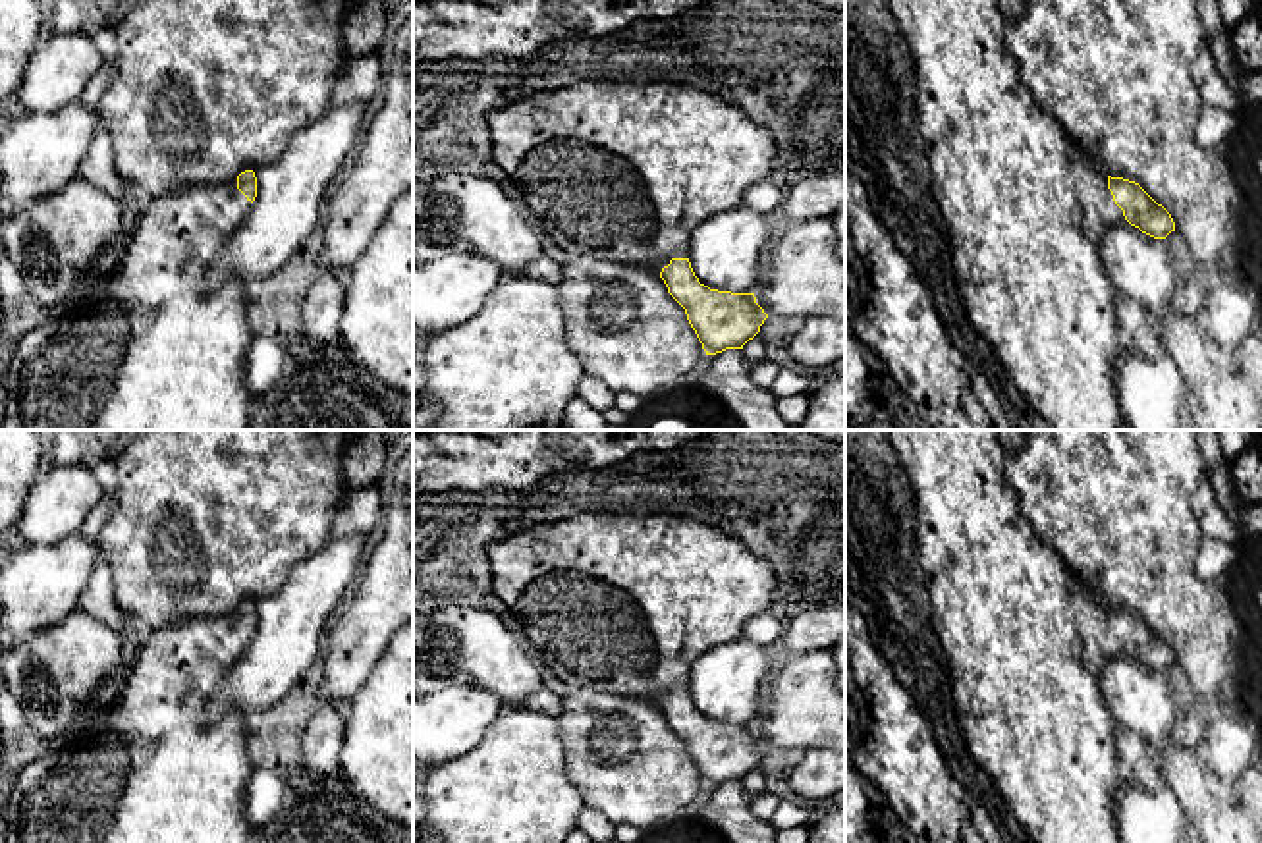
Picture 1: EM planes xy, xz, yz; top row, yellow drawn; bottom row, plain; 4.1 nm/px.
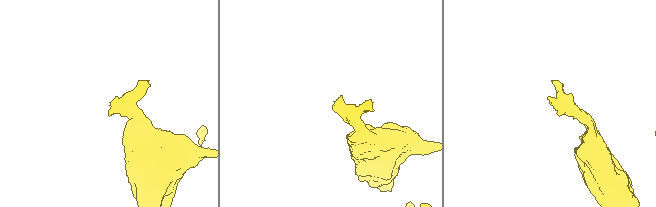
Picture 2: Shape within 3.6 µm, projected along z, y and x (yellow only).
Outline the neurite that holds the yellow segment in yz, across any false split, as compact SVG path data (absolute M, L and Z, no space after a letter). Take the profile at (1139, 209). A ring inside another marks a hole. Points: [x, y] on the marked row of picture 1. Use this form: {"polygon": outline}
{"polygon": "M886 0L886 6L897 21L905 48L913 60L917 75L915 122L924 143L922 150L932 176L932 197L949 230L957 289L971 324L990 341L996 359L1003 365L1017 390L1052 430L1127 430L1115 392L1115 372L1117 361L1129 355L1129 351L1119 334L1117 289L1098 264L1100 241L1104 231L1115 224L1131 224L1154 239L1166 239L1175 231L1171 214L1139 183L1106 176L1090 160L1073 154L1071 139L1061 125L1042 110L1019 77L1017 60L1005 48L1005 23L998 0Z"}

